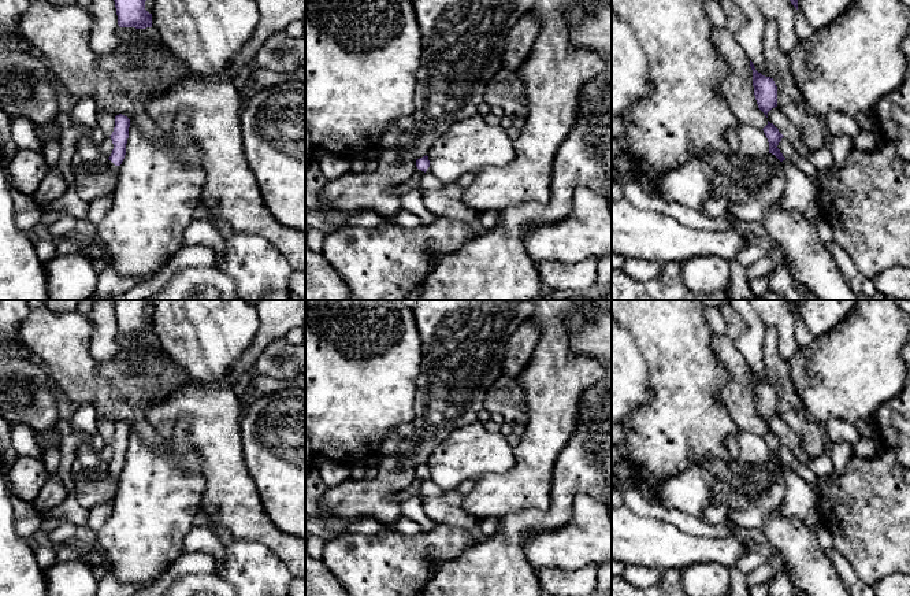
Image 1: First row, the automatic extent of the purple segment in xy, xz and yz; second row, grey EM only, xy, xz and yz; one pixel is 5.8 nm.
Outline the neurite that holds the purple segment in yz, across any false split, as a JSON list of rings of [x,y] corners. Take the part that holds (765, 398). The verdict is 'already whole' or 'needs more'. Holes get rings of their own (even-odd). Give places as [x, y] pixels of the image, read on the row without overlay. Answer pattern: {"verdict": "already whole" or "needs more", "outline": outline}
{"verdict": "already whole", "outline": [[[751,367],[750,374],[753,377],[753,393],[758,415],[766,423],[772,415],[777,414],[777,393],[773,385],[758,380]]]}

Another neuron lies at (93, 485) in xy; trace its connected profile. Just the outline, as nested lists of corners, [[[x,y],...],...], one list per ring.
[[[90,444],[79,447],[71,475],[77,499],[86,510],[115,497],[118,484],[109,475],[109,466],[97,458]]]

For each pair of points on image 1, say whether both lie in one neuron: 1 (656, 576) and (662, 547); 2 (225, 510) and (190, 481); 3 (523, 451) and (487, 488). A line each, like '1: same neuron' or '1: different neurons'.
1: different neurons
2: different neurons
3: same neuron

